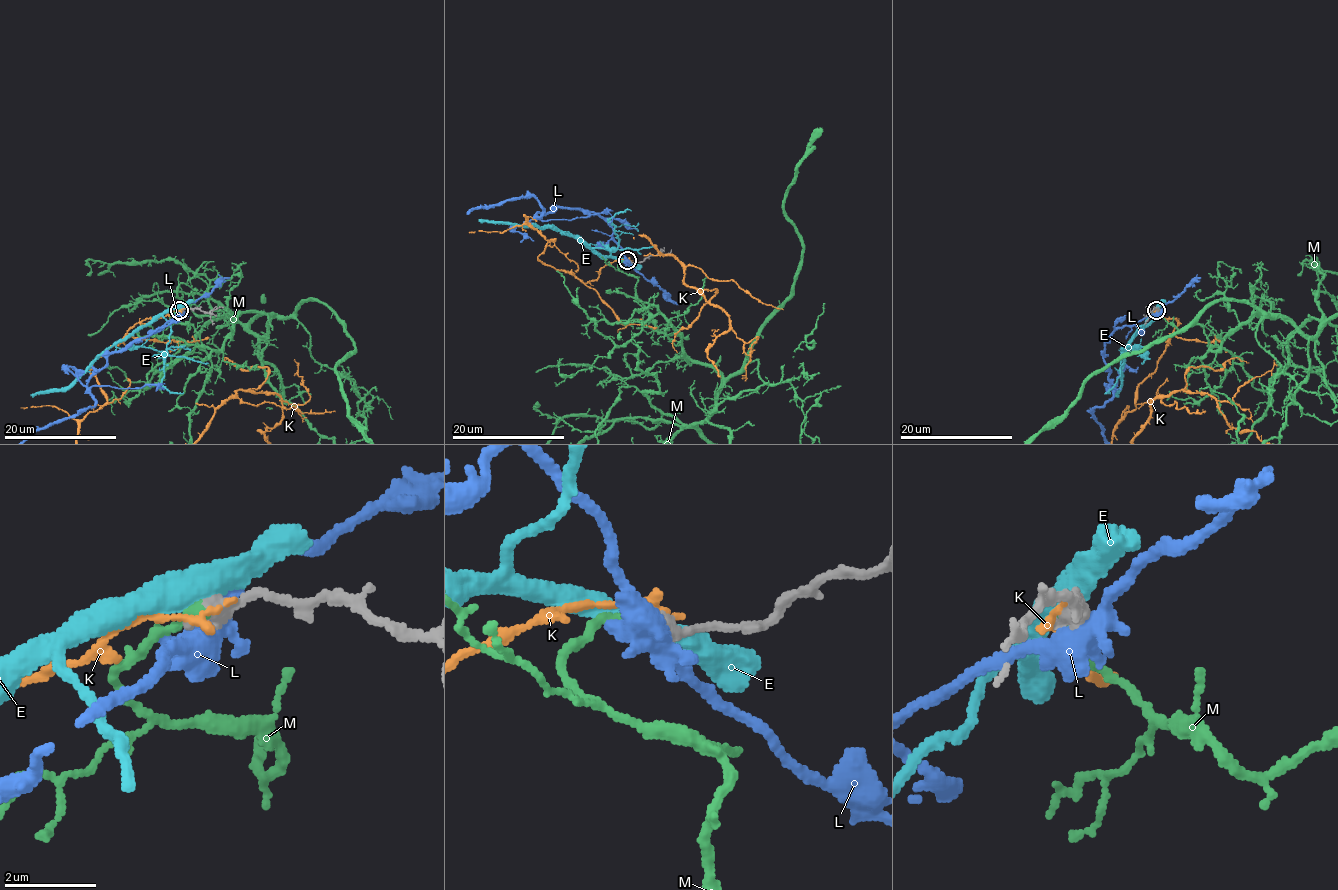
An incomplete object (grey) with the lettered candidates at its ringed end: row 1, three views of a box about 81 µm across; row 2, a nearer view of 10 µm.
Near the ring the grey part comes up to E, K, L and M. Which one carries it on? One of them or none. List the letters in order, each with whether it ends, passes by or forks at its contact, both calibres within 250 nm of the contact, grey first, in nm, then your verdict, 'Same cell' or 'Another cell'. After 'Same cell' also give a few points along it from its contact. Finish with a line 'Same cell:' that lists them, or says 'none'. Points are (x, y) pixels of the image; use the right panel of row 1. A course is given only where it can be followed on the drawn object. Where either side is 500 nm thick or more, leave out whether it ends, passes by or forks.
E: It passes by. Thickness 440 nm (grey) against 480 nm. Another cell
K: It ends there. Thickness 420 nm (grey) against 190 nm. Another cell
L: It forks there. Thickness 440 nm (grey) against 440 nm. Another cell
M: It ends there. Thickness 420 nm (grey) against 320 nm. Same cell
Same cell: M

